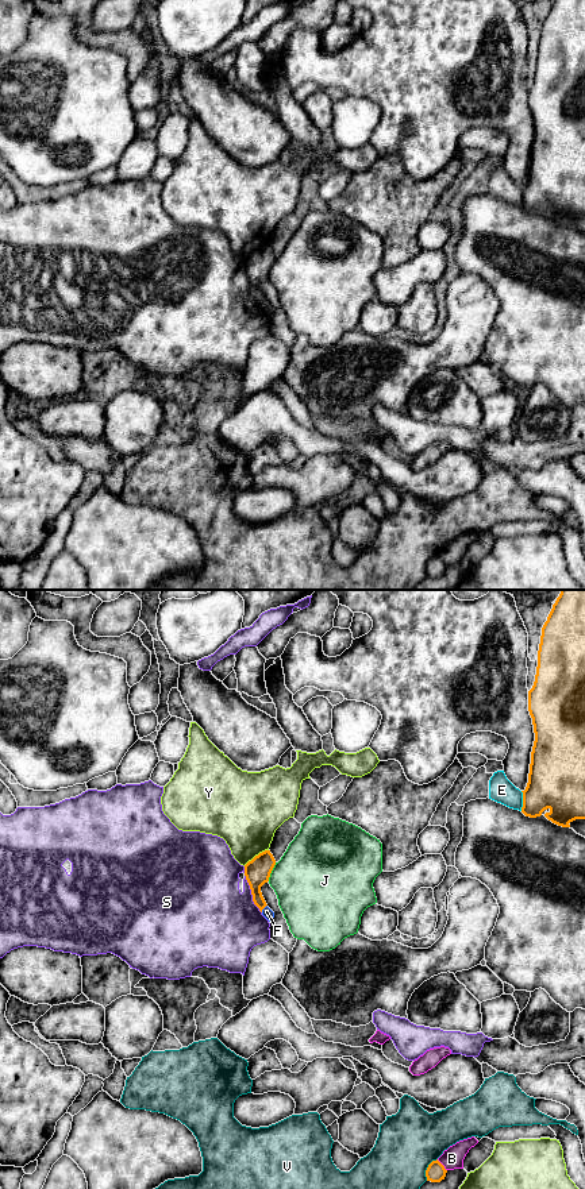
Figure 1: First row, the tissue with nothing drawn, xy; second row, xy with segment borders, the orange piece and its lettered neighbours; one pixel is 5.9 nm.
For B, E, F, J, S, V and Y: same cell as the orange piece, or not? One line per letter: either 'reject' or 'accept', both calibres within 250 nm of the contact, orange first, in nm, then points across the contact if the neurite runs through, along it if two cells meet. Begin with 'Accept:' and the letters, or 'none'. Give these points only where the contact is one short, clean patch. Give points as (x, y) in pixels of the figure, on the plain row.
Accept: none
B: reject | 120/130 nm
E: reject | 340/150 nm
F: reject | 150/60 nm | along xy (266, 300), (261, 307)
J: reject | 150/440 nm
S: reject | 150/440 nm
V: reject | 120/380 nm
Y: reject | 150/400 nm

